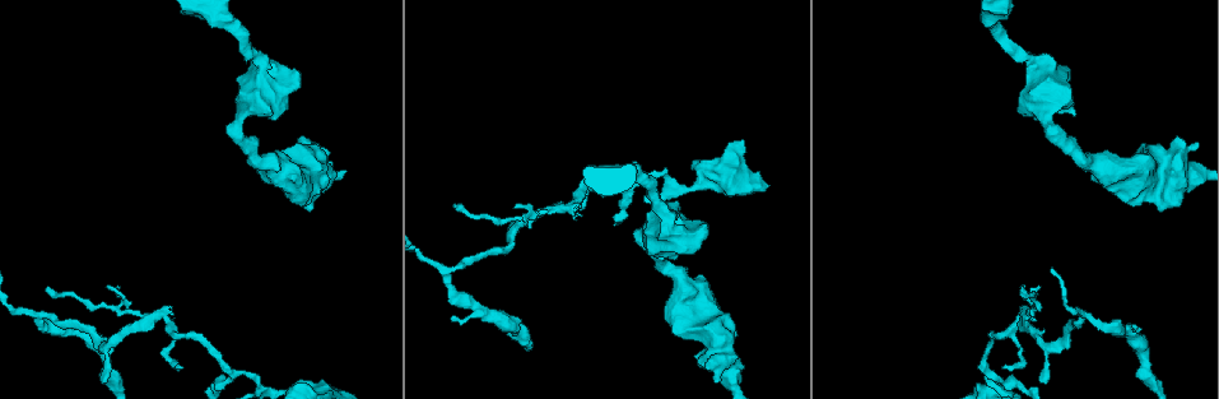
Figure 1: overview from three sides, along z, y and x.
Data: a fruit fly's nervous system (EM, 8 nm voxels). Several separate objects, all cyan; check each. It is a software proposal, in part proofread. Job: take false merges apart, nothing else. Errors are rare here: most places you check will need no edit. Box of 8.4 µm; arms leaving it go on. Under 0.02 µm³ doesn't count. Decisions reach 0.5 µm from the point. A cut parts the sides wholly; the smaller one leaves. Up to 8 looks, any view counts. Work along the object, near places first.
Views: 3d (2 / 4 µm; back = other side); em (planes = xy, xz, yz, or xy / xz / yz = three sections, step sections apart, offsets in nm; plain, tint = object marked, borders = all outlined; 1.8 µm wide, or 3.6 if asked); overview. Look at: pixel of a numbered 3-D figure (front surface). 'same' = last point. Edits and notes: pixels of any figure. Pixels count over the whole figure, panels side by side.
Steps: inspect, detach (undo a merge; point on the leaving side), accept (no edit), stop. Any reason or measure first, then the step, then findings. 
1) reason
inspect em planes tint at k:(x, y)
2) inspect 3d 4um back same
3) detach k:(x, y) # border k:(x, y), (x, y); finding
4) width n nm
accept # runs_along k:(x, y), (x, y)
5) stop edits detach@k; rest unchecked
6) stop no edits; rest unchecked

inspect 3d 2um at 1:(149, 318)

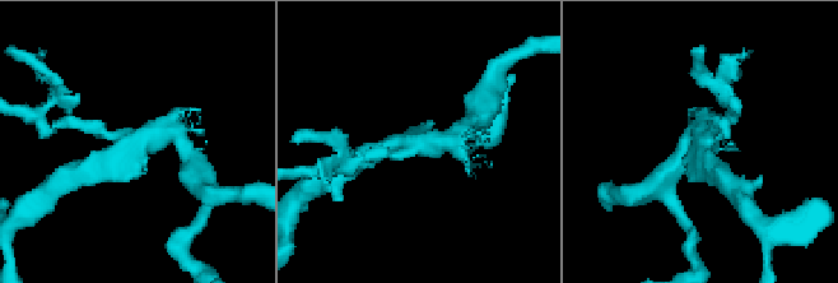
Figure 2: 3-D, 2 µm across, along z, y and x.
shape alone is not enough
inspect em yz step 16 tint at 2:(418, 143)

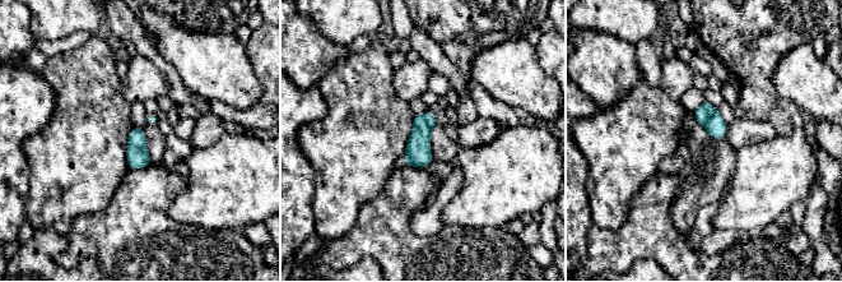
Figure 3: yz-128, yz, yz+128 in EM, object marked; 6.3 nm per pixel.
detach 3:(703, 112) # border 3:(716, 110), (705, 126); a second neuron is stuck on

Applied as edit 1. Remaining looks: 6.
three arms meet
inspect 3d 4um at 1:(234, 375)

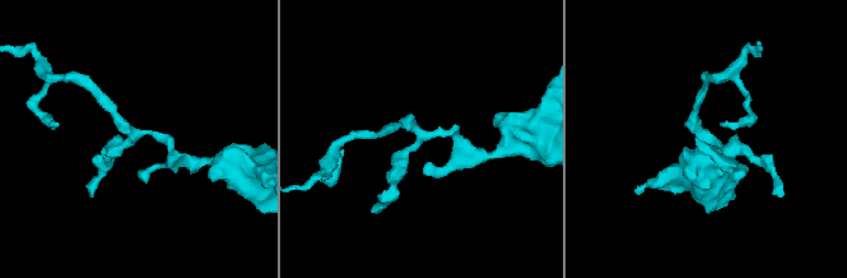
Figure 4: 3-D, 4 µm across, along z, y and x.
arms 3; need the tissue
inspect em planes tint at 4:(704, 137)

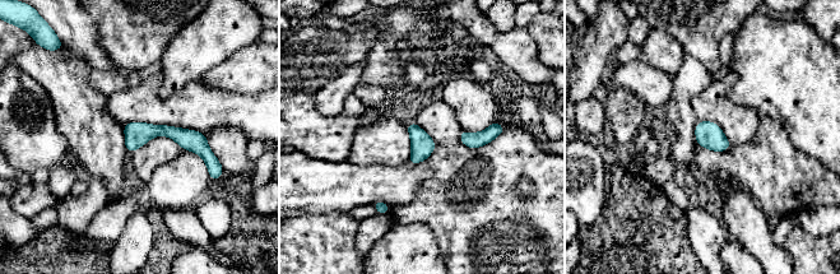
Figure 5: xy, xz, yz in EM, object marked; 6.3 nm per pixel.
accept # runs_along 5:(126, 128), (168, 130), (210, 159); all the same neuron

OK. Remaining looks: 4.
stop edits detach@3; rest unchecked

